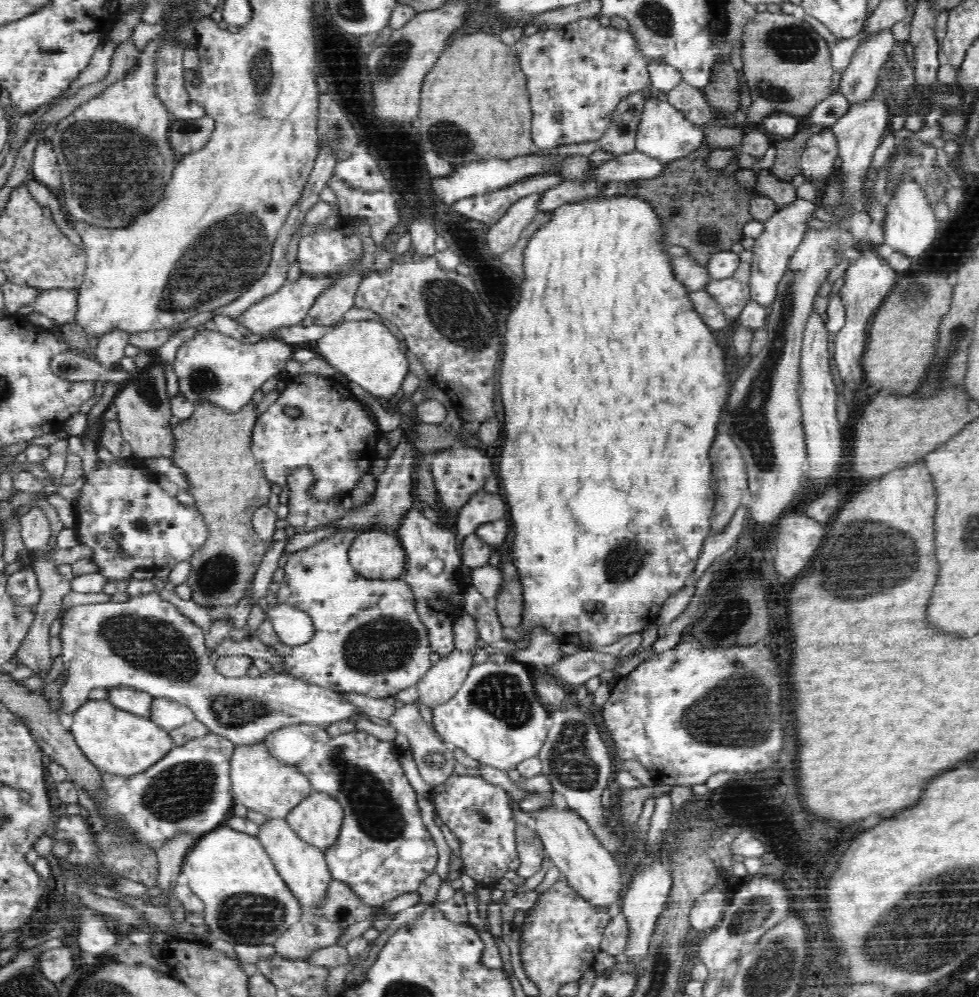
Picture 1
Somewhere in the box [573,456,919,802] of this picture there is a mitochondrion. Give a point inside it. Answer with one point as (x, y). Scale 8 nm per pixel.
(708, 720)

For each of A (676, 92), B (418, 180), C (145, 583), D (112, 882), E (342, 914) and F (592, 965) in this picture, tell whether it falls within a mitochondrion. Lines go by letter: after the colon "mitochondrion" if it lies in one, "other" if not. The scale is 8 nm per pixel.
A: other
B: other
C: other
D: other
E: other
F: other

